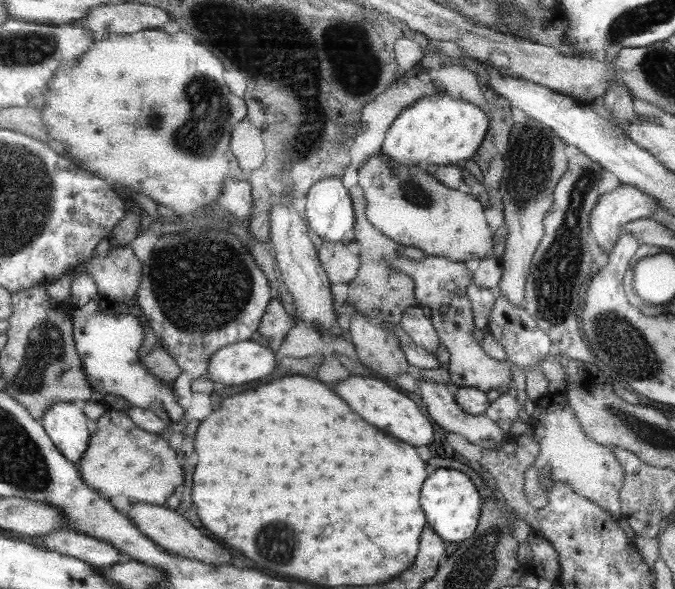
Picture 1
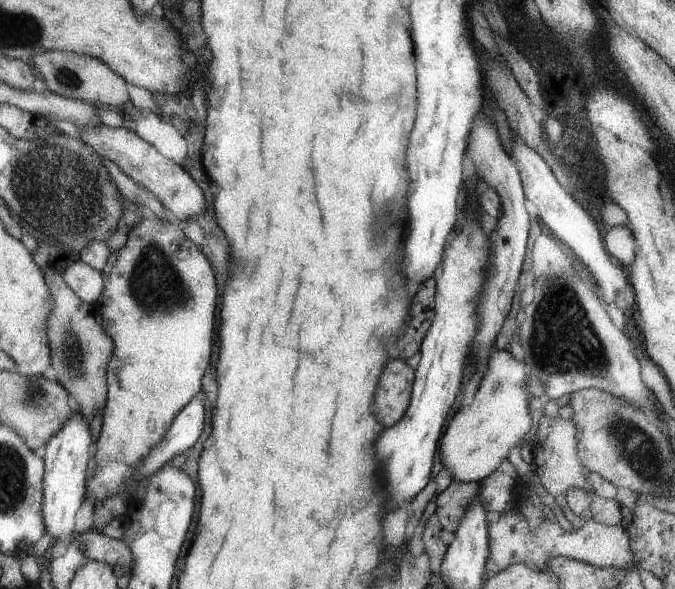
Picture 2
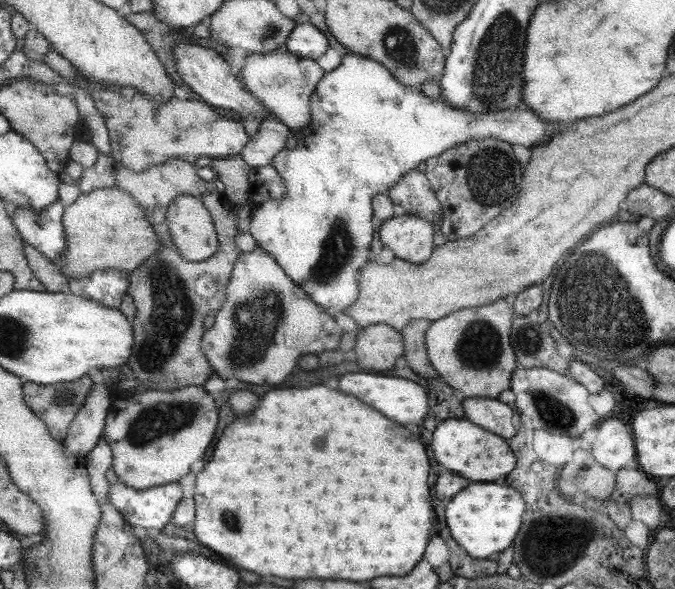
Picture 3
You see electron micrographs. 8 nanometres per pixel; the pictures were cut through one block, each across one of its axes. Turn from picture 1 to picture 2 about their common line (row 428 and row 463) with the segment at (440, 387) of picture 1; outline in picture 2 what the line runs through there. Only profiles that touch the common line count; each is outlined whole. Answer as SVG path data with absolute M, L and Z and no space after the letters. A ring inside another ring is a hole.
M496 350L489 358L489 370L485 372L471 404L459 408L449 418L445 433L441 434L440 460L449 470L453 482L484 481L500 466L511 446L515 446L531 426L529 420L529 392L525 390L527 366L512 358L510 352Z

